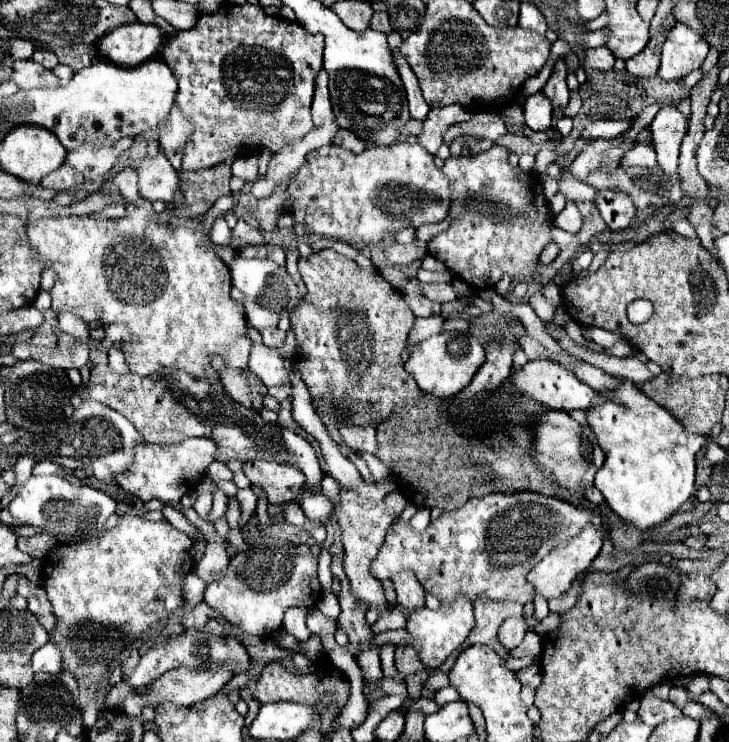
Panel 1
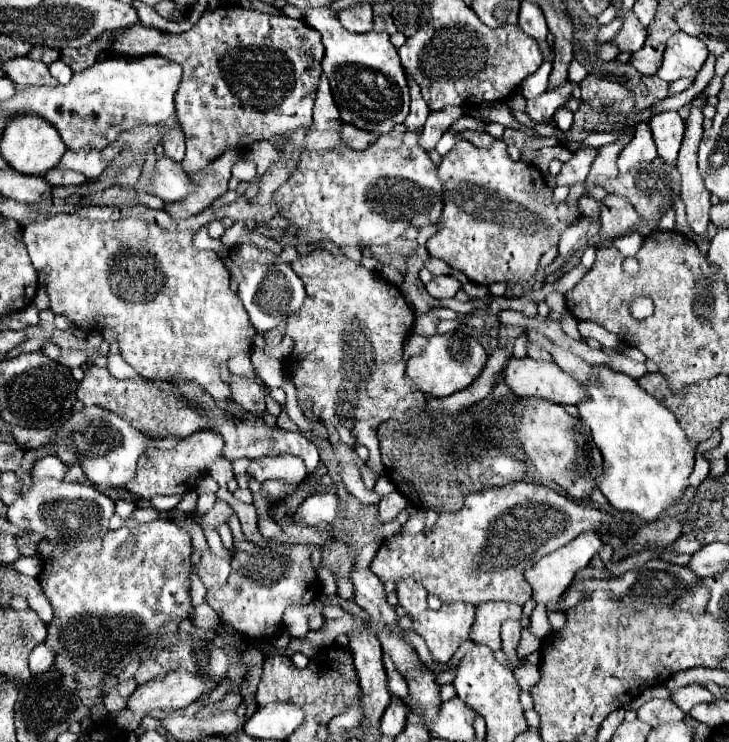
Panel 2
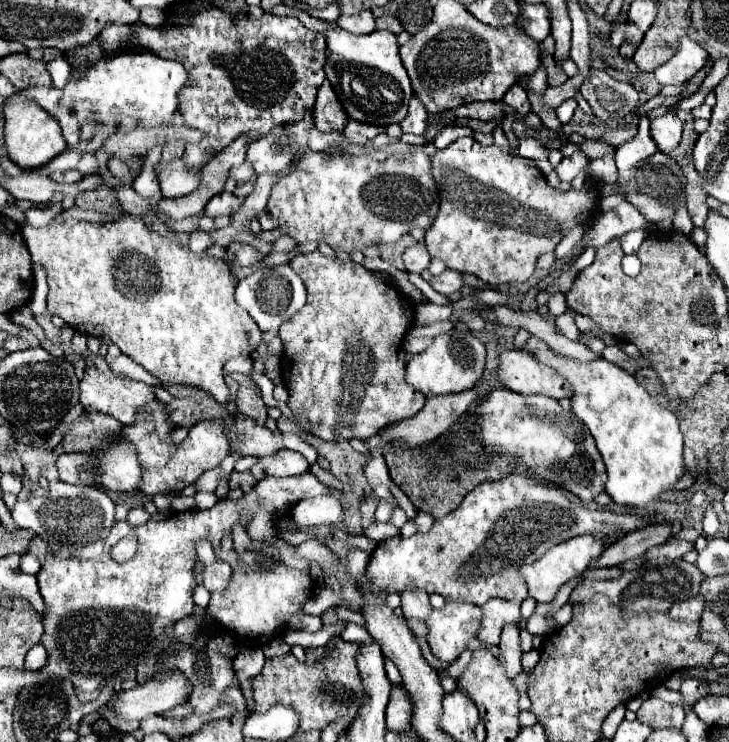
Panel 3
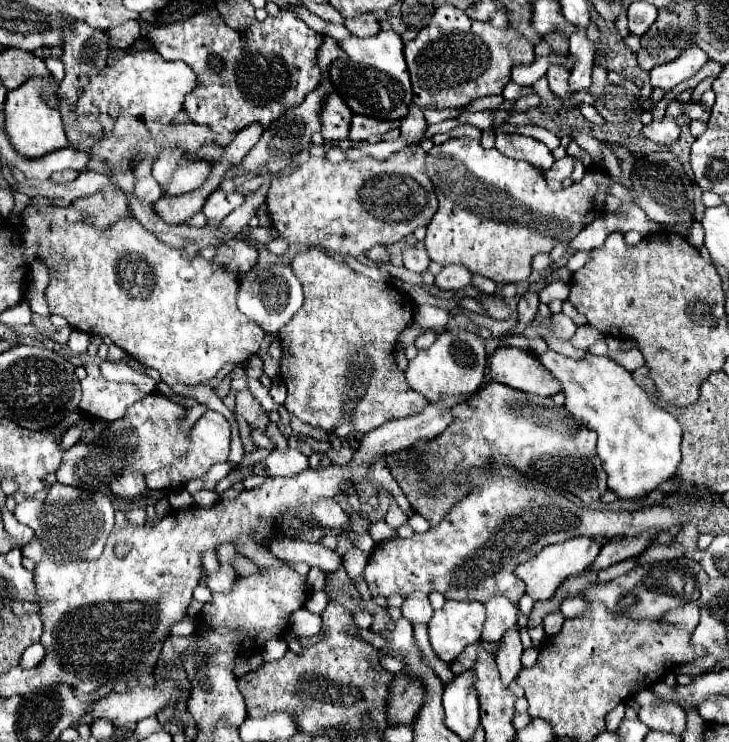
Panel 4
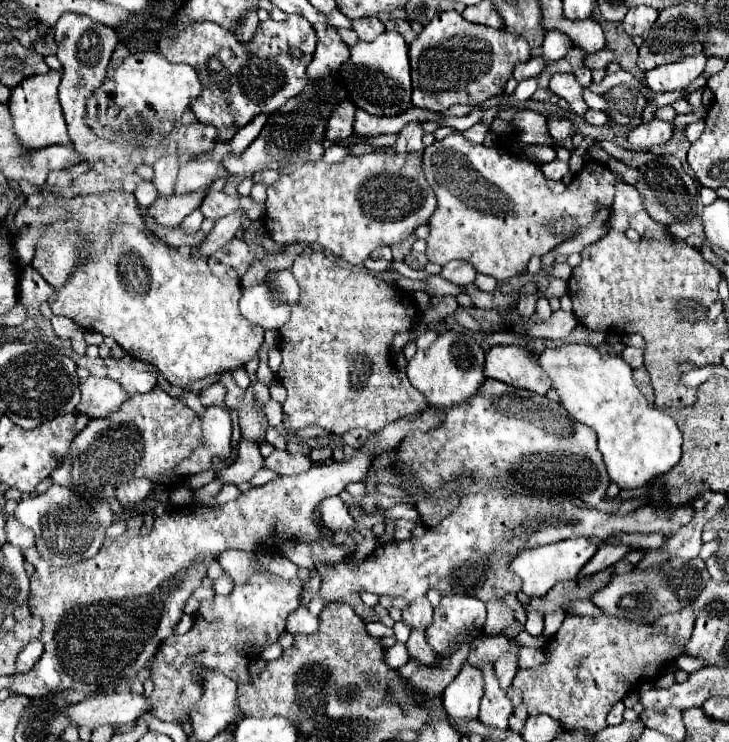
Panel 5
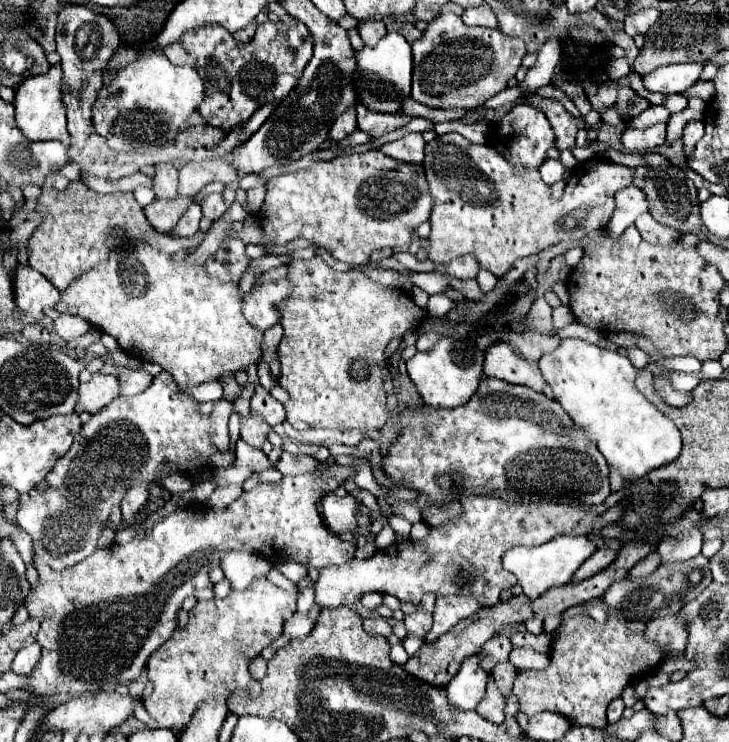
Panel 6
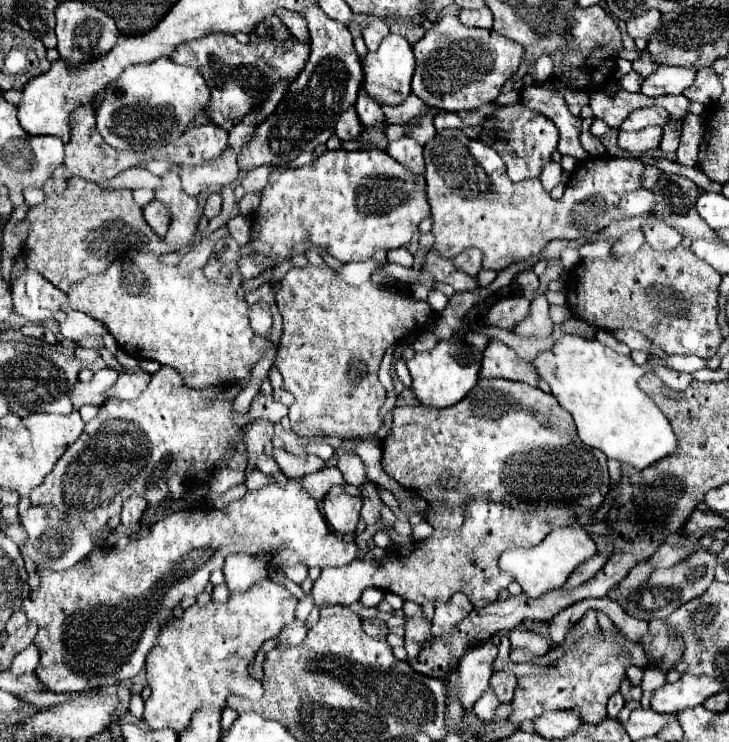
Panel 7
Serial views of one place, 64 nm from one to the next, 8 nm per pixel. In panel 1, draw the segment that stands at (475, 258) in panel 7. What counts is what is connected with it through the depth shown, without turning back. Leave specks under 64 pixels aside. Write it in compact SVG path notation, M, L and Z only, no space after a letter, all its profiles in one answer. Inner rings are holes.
M420 284L420 290L428 300L434 300L440 304L456 300L456 290L452 288L452 284Z

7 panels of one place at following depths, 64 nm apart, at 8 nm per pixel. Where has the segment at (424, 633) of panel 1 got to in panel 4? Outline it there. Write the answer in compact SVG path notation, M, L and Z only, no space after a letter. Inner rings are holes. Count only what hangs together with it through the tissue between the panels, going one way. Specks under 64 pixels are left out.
M446 600L442 610L436 610L432 620L428 622L428 634L430 634L430 644L440 660L450 664L468 644L474 644L480 640L482 634L482 624L484 624L486 612L482 602L456 602L456 600Z

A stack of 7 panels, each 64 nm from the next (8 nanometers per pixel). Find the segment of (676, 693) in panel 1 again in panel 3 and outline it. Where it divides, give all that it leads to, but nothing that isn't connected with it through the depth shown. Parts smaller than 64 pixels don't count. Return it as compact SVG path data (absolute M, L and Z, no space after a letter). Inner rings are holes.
M688 678L688 680L682 682L680 696L682 696L682 706L684 706L684 708L692 708L700 698L708 696L708 692L706 692L704 682L698 682L698 680L694 680L694 678Z

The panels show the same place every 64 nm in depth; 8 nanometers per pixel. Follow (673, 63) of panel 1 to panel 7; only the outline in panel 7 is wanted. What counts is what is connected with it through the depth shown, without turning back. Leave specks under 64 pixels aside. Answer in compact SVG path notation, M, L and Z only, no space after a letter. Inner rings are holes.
M660 66L652 76L642 80L640 92L646 96L662 96L662 94L682 94L684 88L692 86L696 78L696 68L684 66Z

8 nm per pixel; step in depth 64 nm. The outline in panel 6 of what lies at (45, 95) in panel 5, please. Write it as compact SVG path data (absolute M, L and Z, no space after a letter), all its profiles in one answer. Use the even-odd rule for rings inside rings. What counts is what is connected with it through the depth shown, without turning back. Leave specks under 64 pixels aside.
M60 64L52 66L46 74L30 76L26 78L18 88L14 96L14 108L16 108L16 124L24 138L36 142L36 140L60 140L62 144L70 144L70 136L66 130L66 108L62 102L62 68Z

